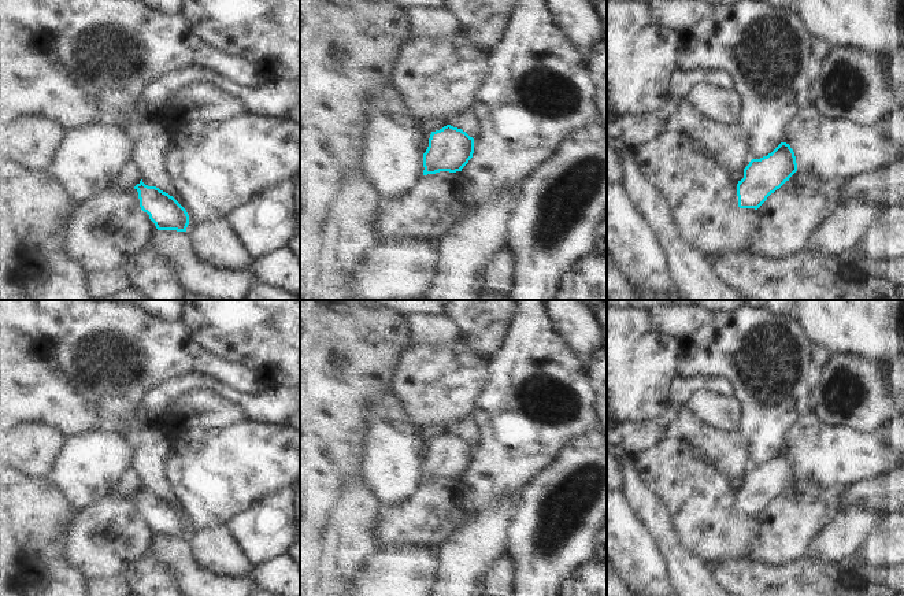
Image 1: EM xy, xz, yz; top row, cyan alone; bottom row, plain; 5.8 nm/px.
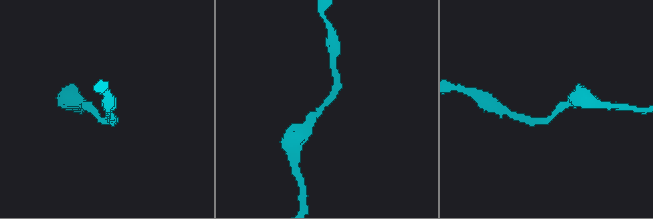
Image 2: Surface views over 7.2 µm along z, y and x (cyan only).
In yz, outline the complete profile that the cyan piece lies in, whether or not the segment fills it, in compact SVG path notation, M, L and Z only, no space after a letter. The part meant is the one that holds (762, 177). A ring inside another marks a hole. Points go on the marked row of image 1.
M781 142L767 156L752 159L737 184L738 207L757 210L796 171L796 156L786 142Z

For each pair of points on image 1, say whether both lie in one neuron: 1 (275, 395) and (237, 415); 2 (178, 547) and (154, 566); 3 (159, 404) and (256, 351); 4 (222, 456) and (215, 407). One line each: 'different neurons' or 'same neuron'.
1: different neurons
2: different neurons
3: different neurons
4: different neurons

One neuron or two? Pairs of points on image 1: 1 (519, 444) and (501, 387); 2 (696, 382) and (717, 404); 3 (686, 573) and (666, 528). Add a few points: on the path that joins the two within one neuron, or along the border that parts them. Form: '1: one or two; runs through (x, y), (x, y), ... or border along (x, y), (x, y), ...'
1: one; runs through (519, 430), (501, 411), (501, 400)
2: two; border along (732, 395), (699, 392), (688, 403)
3: one; runs through (678, 562), (666, 539)

